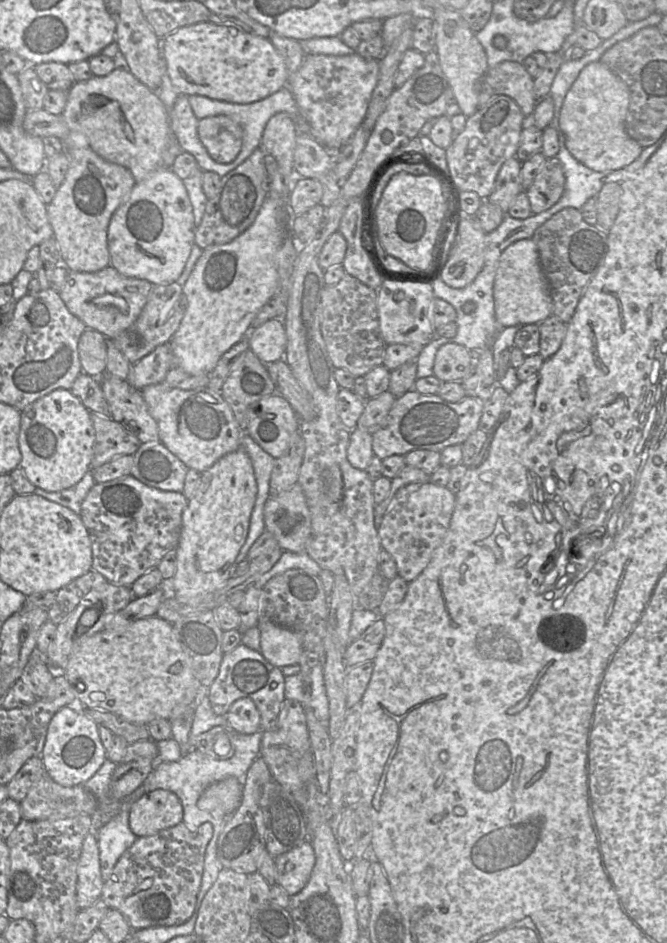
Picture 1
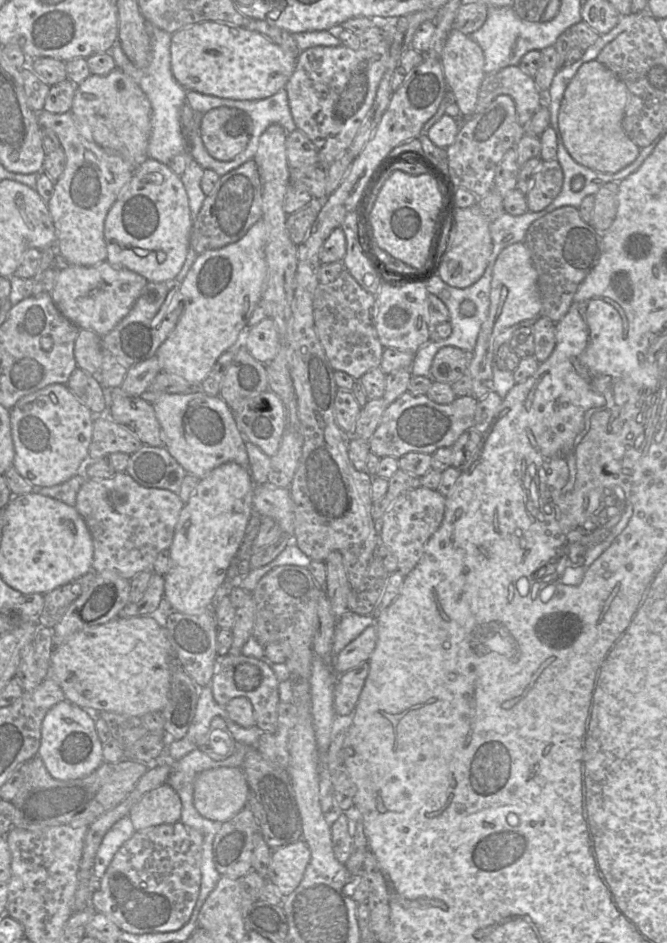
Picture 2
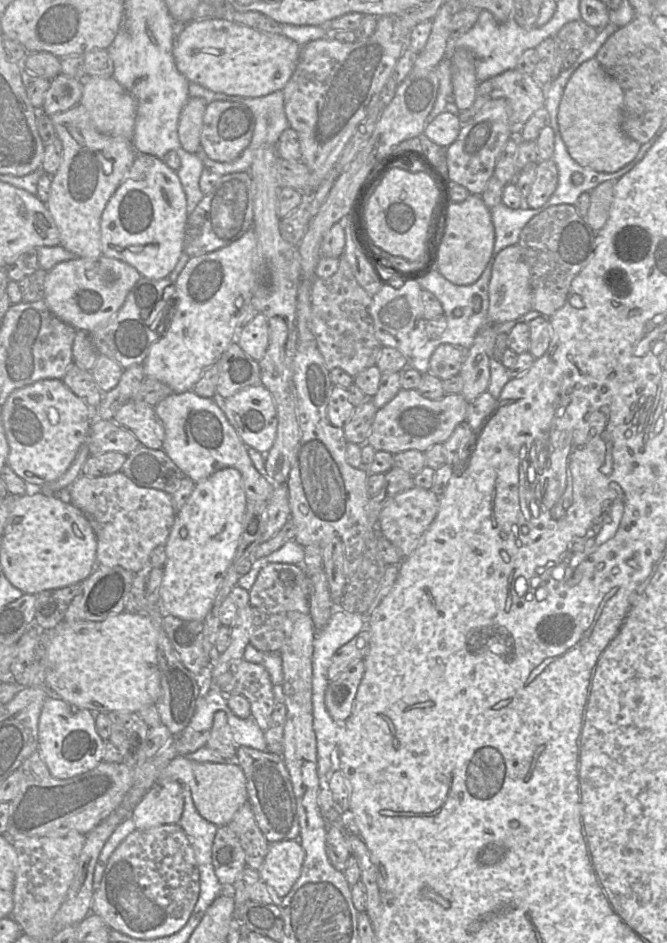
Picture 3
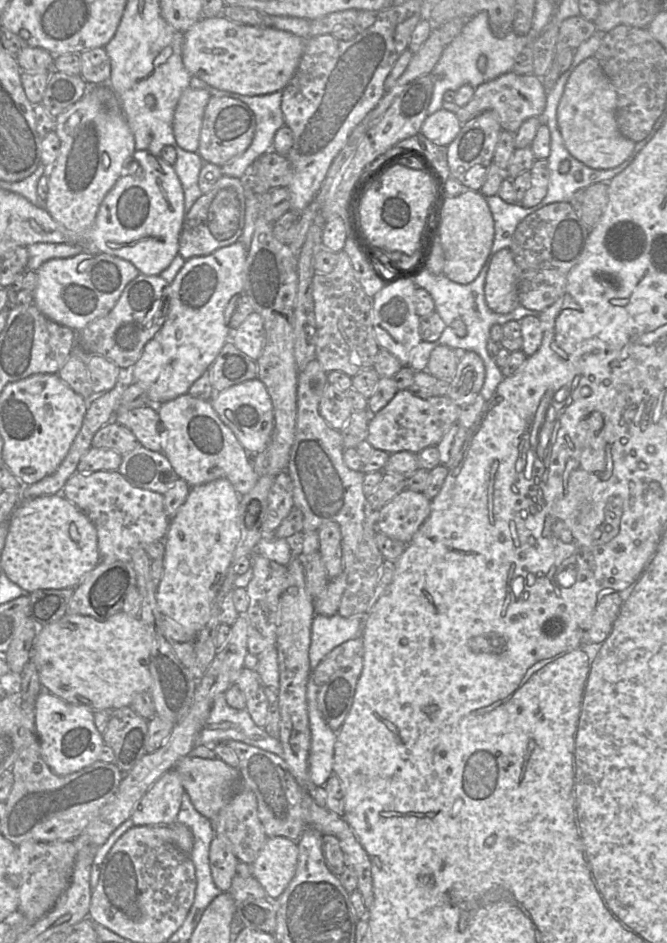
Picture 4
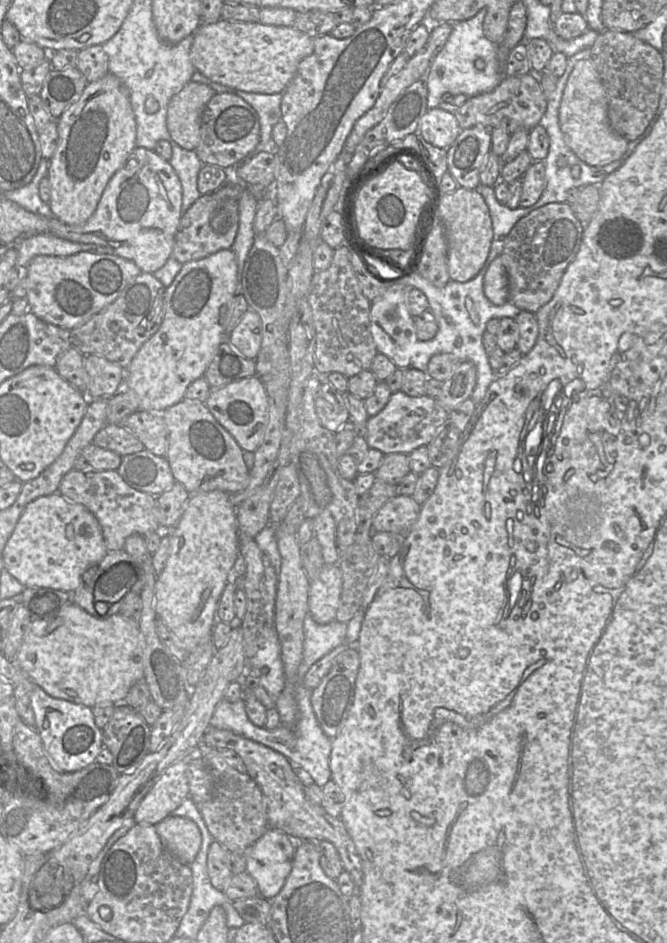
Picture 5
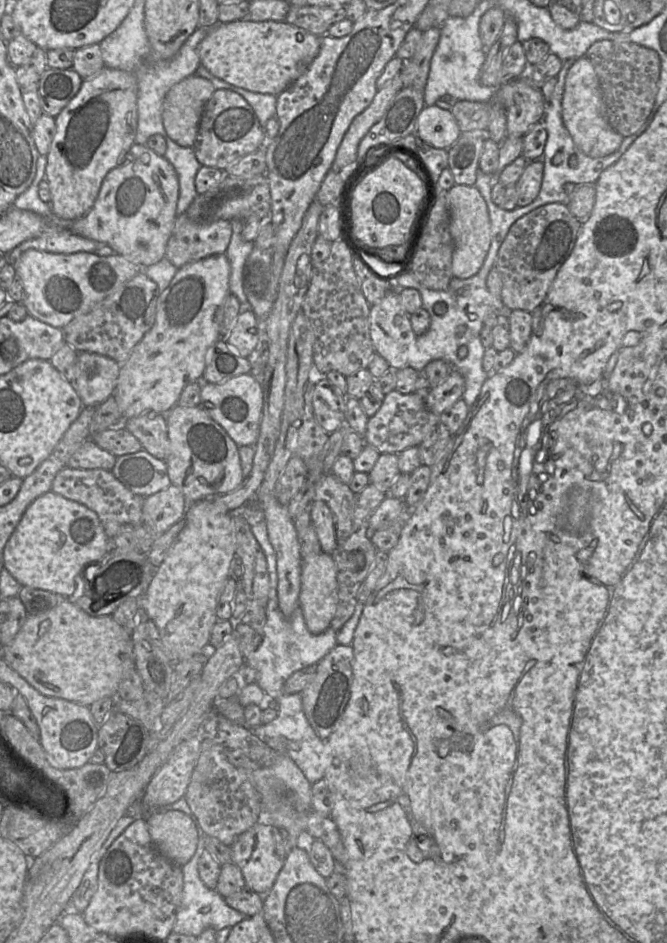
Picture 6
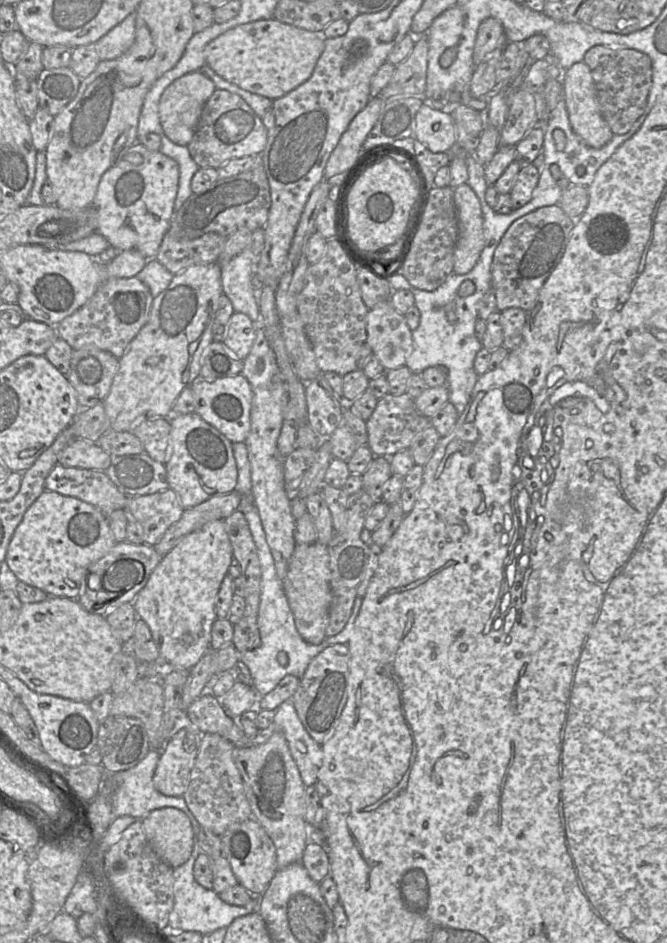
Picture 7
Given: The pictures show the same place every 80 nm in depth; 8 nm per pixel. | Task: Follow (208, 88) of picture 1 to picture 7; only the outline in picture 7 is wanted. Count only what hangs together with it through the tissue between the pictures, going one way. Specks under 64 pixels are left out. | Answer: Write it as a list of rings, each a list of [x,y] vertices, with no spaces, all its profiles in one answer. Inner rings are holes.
[[[274,18],[252,21],[212,40],[205,48],[206,64],[241,89],[276,100],[311,77],[324,51],[325,39],[323,31],[310,32]]]

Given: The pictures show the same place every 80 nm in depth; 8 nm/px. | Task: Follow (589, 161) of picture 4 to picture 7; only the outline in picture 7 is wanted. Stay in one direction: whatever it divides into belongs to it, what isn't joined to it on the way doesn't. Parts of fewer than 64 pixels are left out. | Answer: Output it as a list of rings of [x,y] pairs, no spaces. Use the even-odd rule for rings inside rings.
[[[581,61],[564,70],[562,86],[573,131],[587,146],[601,148],[614,134],[601,115],[588,65]]]

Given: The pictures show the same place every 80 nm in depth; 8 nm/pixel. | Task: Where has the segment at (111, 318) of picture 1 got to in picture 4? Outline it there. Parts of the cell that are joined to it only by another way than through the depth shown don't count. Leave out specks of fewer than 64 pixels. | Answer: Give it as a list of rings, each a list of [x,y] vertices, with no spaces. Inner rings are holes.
[[[85,251],[70,258],[47,260],[35,272],[37,286],[33,291],[33,304],[46,317],[75,332],[108,314],[125,287],[140,275],[140,271],[127,260],[105,253]]]

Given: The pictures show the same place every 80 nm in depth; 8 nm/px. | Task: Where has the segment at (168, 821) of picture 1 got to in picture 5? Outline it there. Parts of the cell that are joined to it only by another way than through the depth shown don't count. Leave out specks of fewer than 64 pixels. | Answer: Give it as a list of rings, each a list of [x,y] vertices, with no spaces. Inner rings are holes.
[[[198,746],[166,768],[140,802],[133,816],[135,823],[155,826],[181,805],[189,796],[188,765],[197,758],[202,758]]]

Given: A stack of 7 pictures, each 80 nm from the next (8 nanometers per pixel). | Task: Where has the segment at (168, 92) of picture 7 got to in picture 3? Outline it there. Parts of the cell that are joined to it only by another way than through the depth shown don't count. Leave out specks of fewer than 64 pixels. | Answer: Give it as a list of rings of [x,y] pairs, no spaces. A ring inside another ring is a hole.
[[[189,97],[181,111],[178,136],[183,149],[188,153],[197,153],[201,148],[201,131],[207,105],[203,98]]]

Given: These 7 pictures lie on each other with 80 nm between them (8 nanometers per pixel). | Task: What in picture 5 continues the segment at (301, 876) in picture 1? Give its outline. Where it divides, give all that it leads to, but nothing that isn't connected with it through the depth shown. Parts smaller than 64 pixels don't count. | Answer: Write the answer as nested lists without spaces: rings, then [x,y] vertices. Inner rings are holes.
[[[268,828],[245,852],[246,872],[257,884],[259,895],[272,899],[282,889],[291,869],[297,843],[283,832]]]

